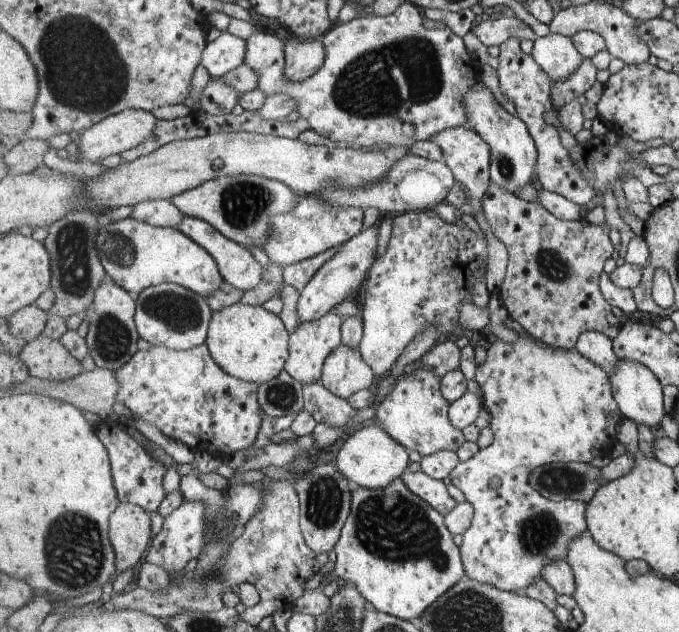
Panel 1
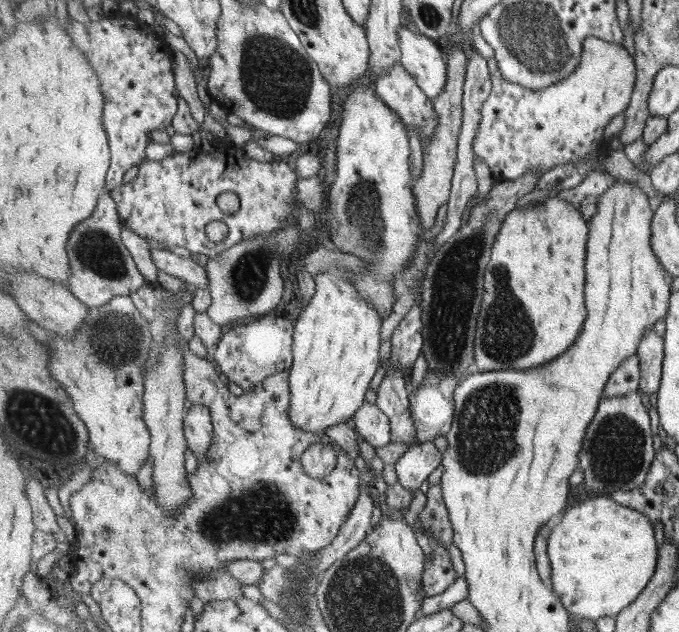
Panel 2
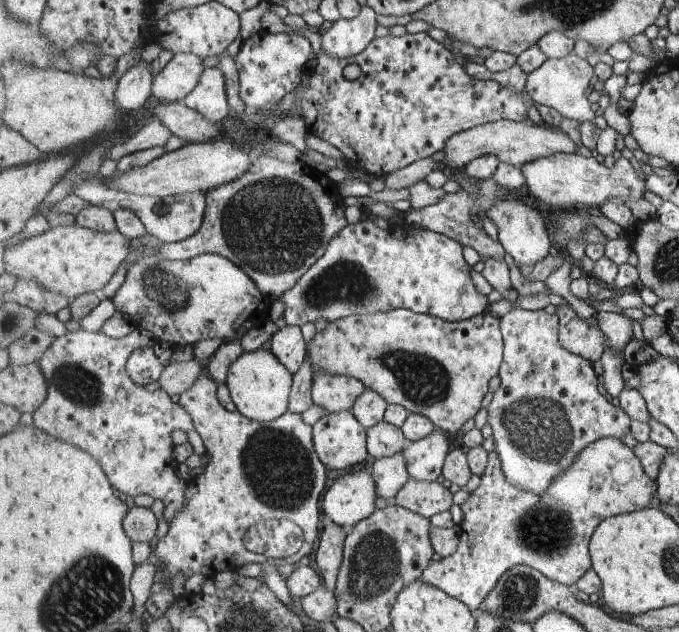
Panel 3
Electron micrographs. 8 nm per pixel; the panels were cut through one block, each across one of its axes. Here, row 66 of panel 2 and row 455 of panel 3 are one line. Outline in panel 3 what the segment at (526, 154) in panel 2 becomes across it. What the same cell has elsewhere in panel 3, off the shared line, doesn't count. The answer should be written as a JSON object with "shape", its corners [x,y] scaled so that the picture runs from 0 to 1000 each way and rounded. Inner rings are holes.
{"shape":[[[888,693],[865,706],[850,722],[844,737],[814,759],[803,782],[785,782],[756,769],[747,759],[739,728],[729,714],[720,717],[719,741],[708,756],[707,767],[698,775],[700,782],[694,782],[694,788],[677,802],[683,821],[672,834],[677,853],[673,872],[666,880],[636,891],[622,910],[623,921],[679,949],[698,972],[708,965],[736,913],[756,896],[779,896],[816,921],[847,929],[872,902],[869,859],[888,823],[954,804],[963,799],[968,780],[968,766],[951,750],[941,722],[912,693]]]}

